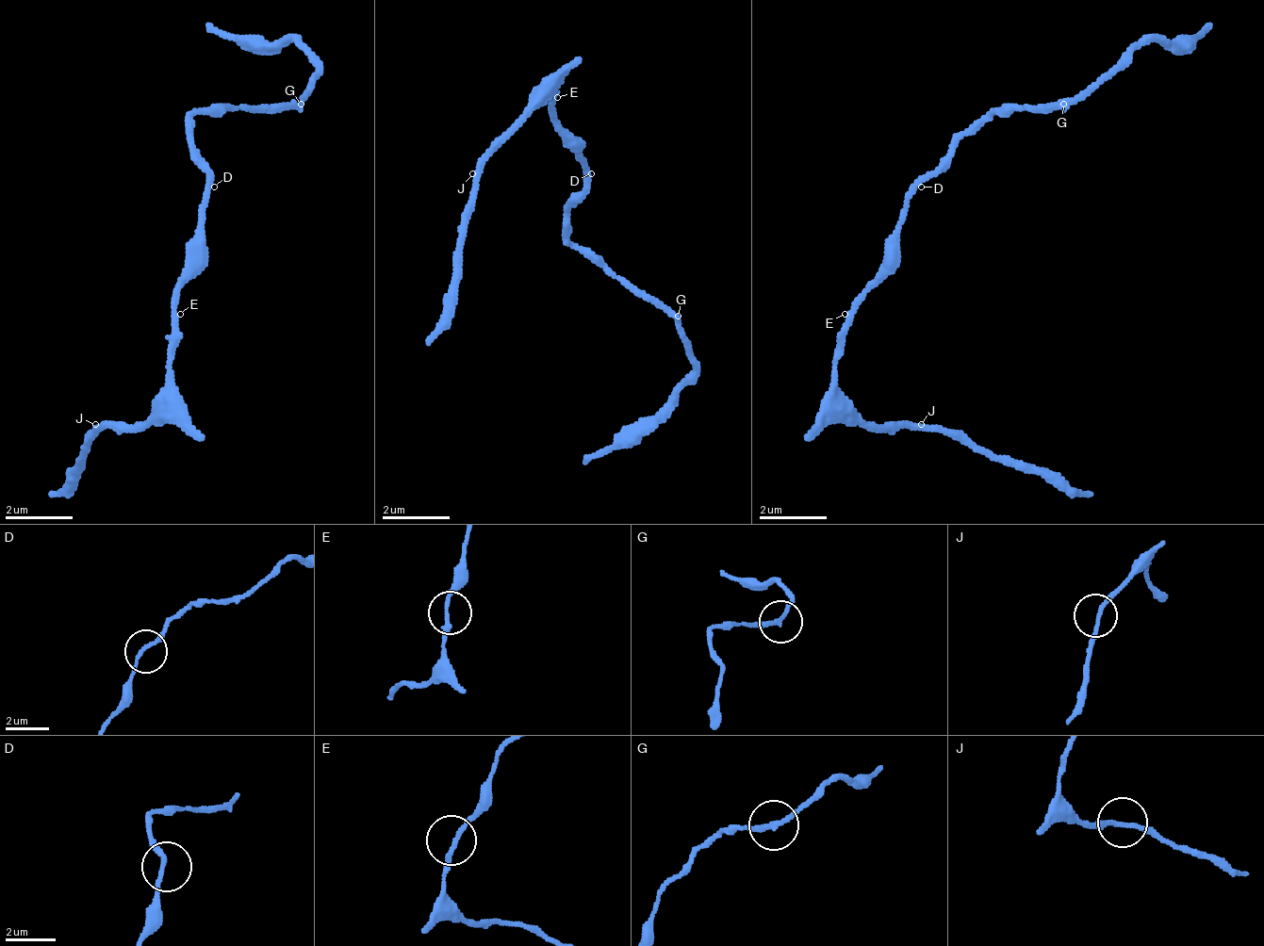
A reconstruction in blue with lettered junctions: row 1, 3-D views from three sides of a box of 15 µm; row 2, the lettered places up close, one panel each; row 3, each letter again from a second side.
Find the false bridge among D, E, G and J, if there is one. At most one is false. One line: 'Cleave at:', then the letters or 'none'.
Cleave at: none

